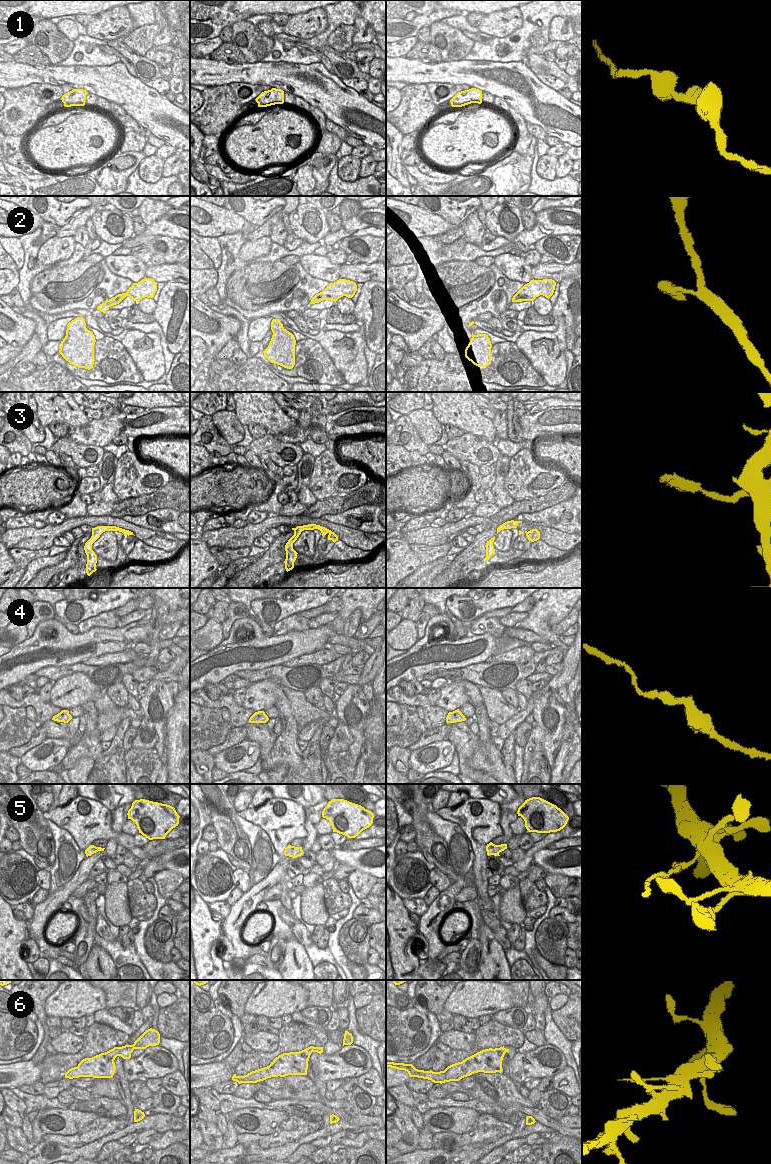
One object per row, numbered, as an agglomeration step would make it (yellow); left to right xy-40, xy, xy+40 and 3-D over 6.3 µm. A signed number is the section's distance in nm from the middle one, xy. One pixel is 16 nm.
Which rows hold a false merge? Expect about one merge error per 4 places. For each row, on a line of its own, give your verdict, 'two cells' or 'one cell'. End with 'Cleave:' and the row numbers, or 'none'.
1: one cell
2: one cell
3: two cells
4: one cell
5: two cells
6: one cell
Cleave: 3, 5

